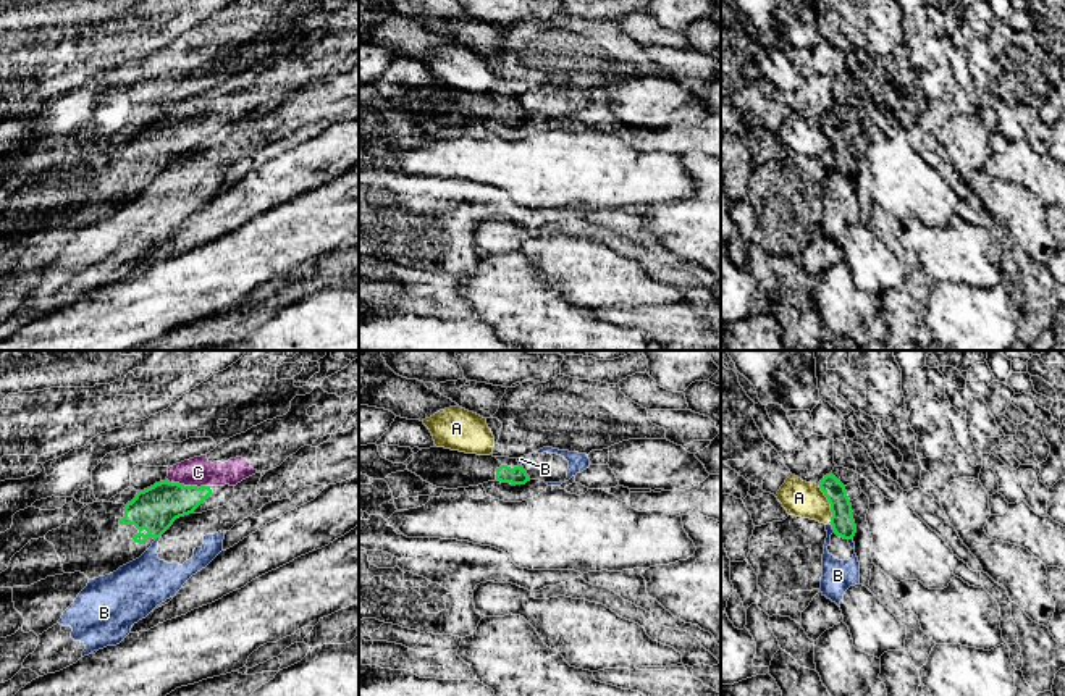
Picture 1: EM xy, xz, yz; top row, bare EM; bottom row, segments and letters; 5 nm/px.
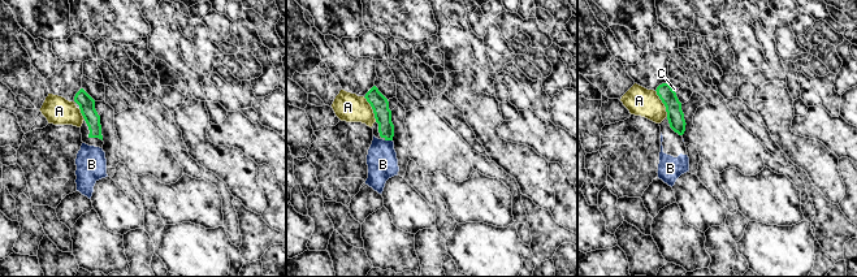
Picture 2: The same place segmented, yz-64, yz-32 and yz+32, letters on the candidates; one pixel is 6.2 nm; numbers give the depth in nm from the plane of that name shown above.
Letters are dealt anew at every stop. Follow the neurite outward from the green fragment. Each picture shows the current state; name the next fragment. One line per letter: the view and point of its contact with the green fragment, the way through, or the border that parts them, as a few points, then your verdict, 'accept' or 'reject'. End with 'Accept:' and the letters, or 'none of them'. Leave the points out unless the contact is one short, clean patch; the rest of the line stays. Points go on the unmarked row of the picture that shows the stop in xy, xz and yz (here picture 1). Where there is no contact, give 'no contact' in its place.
A: meets green in yz at (829, 141); border along yz (818, 123), (829, 142), (829, 160); reject
B: meets green in yz at (833, 165); border along yz (829, 160), (834, 170); reject
C: meets green in xy at (188, 125); runs through xy (154, 147), (178, 134), (188, 125), (197, 110); accept
Accept: C

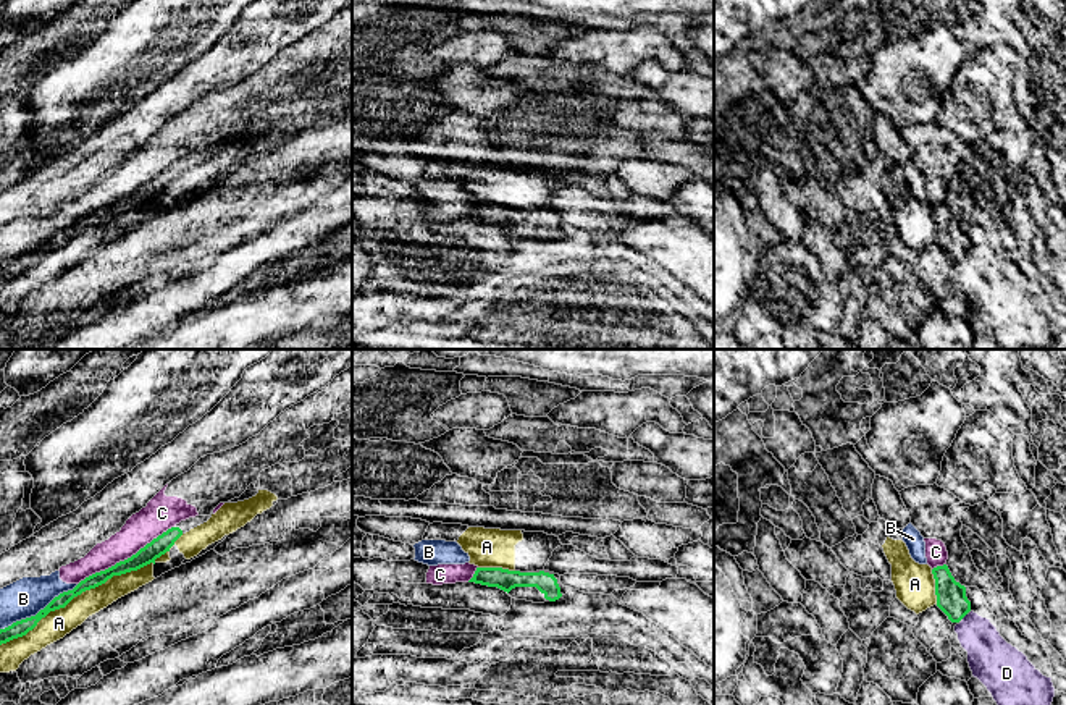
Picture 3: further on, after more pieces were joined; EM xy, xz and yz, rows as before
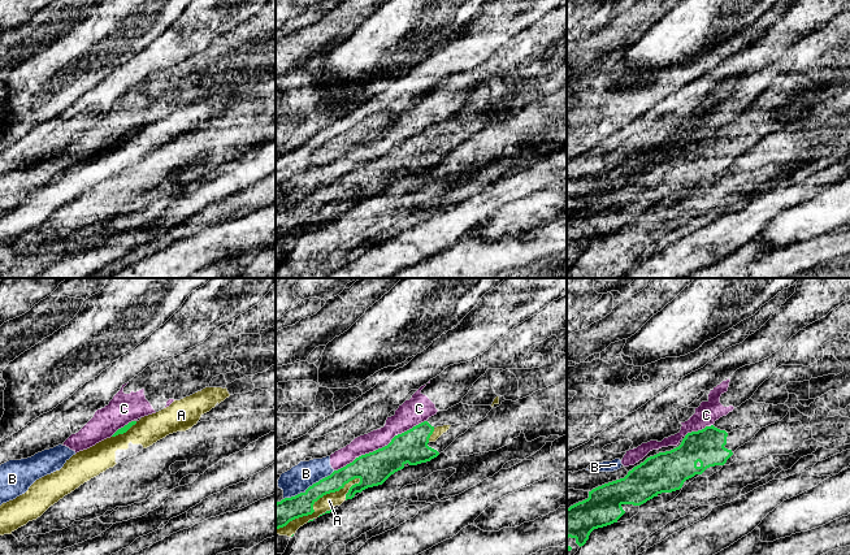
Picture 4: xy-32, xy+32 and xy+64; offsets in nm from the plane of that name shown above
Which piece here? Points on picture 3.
A: meets green in xy at (91, 225); reject
B: meets green in xy at (41, 248); border along xy (78, 222), (55, 233), (34, 253), (16, 257), (0, 267); reject
C: meets green in xy at (125, 198); reject
D: meets green in yz at (963, 254); border along yz (966, 251), (961, 256); reject
Accept: none of them

